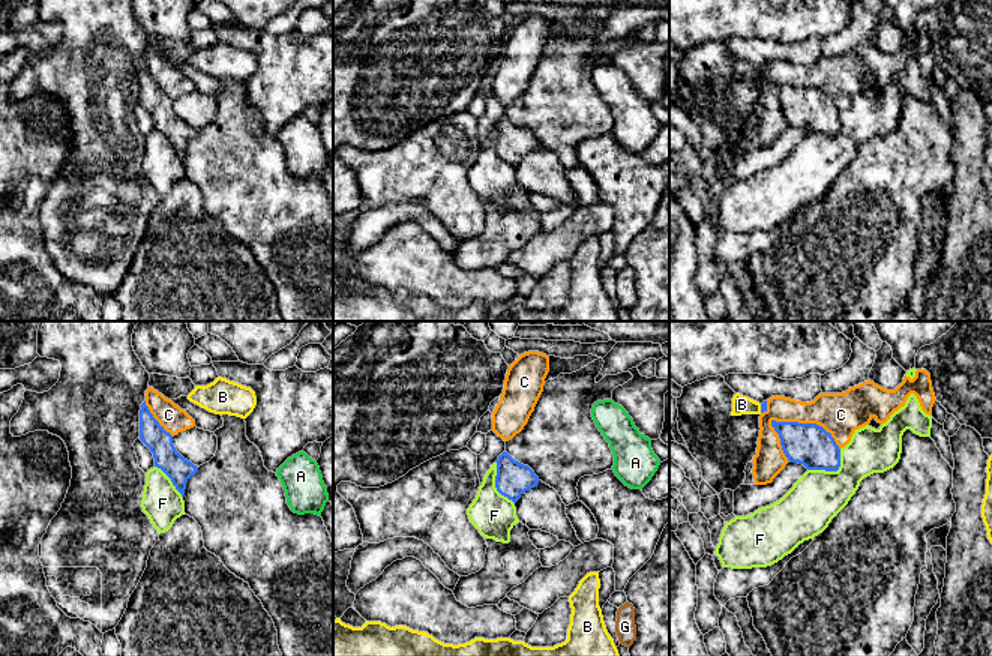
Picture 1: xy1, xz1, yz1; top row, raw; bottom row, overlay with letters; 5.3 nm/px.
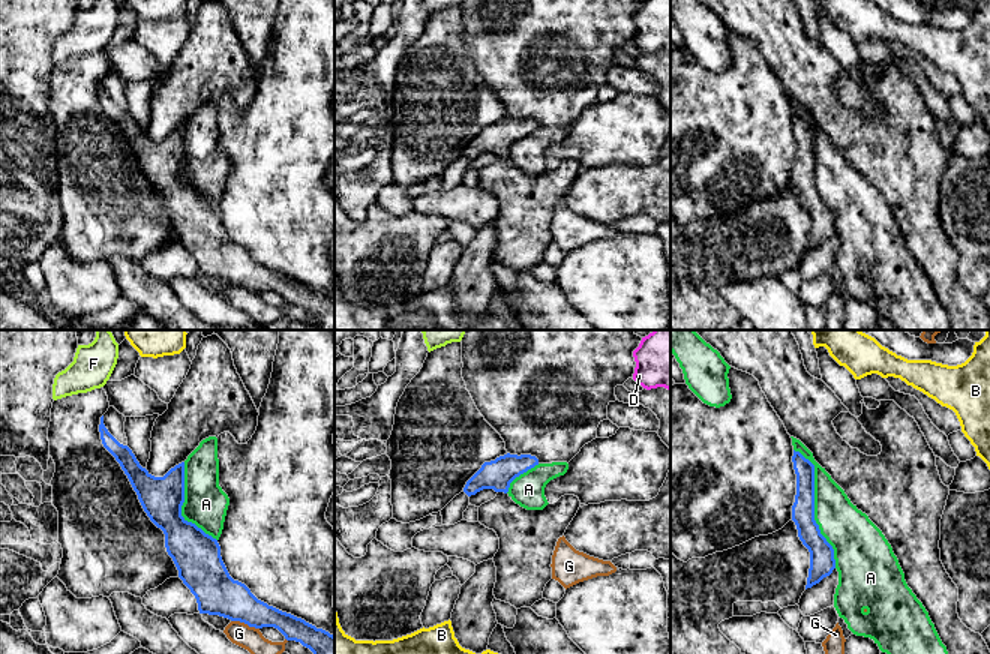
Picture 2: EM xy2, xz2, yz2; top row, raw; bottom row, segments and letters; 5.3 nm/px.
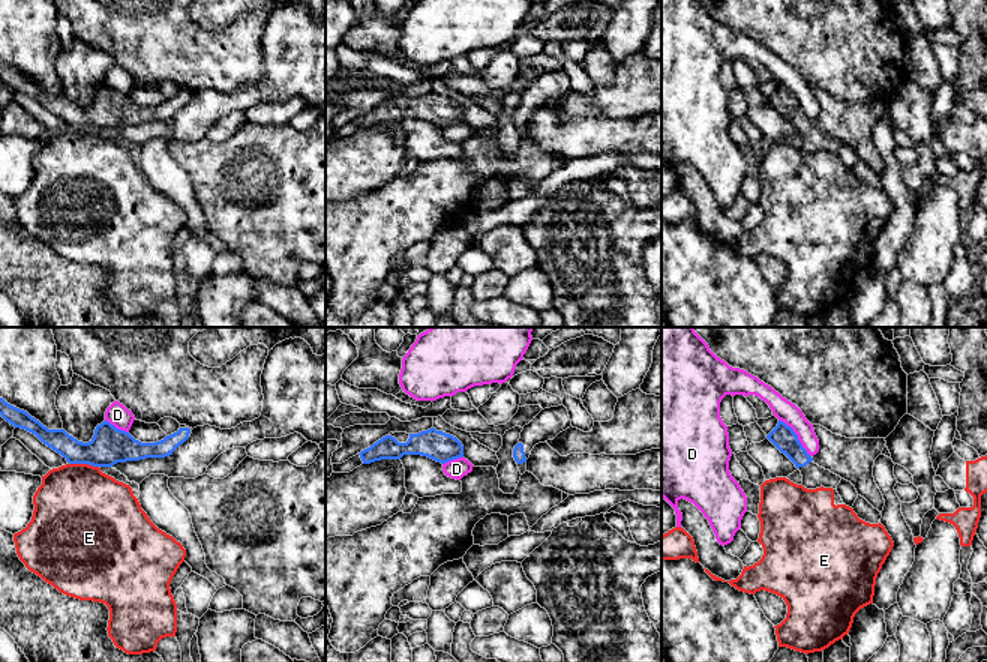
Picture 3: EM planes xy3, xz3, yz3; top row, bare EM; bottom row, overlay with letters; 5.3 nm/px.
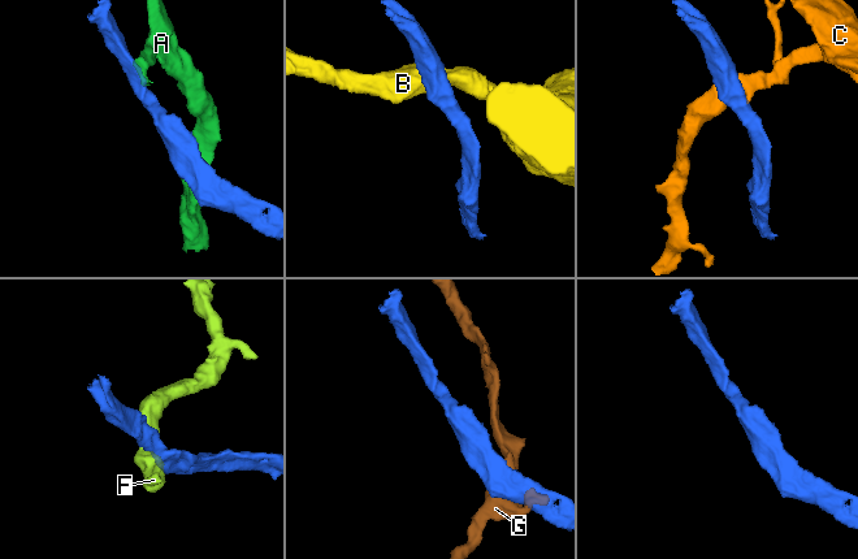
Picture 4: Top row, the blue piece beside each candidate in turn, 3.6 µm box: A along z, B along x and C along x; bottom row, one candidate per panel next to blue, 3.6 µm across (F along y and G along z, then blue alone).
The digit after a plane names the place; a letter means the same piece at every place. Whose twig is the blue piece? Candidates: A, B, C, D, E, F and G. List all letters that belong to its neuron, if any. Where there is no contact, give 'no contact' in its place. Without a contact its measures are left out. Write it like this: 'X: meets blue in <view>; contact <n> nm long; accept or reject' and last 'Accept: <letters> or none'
A: meets blue in yz2; contact 700 nm long; reject
B: meets blue in yz1; contact 50 nm long; reject
C: meets blue in yz1; contact 400 nm long; reject
D: meets blue in yz3; contact 260 nm long; reject
E: meets blue in xy3; contact 160 nm long; reject
F: meets blue in yz1; contact 220 nm long; reject
G: meets blue in xy2; contact 160 nm long; reject
Accept: none

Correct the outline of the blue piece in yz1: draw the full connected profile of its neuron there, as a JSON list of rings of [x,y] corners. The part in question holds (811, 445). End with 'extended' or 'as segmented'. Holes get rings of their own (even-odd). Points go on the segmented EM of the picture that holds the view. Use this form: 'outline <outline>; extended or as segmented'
outline [[[776,422],[780,446],[789,462],[803,464],[807,470],[837,471],[840,449],[830,432],[816,423]]]; as segmented

